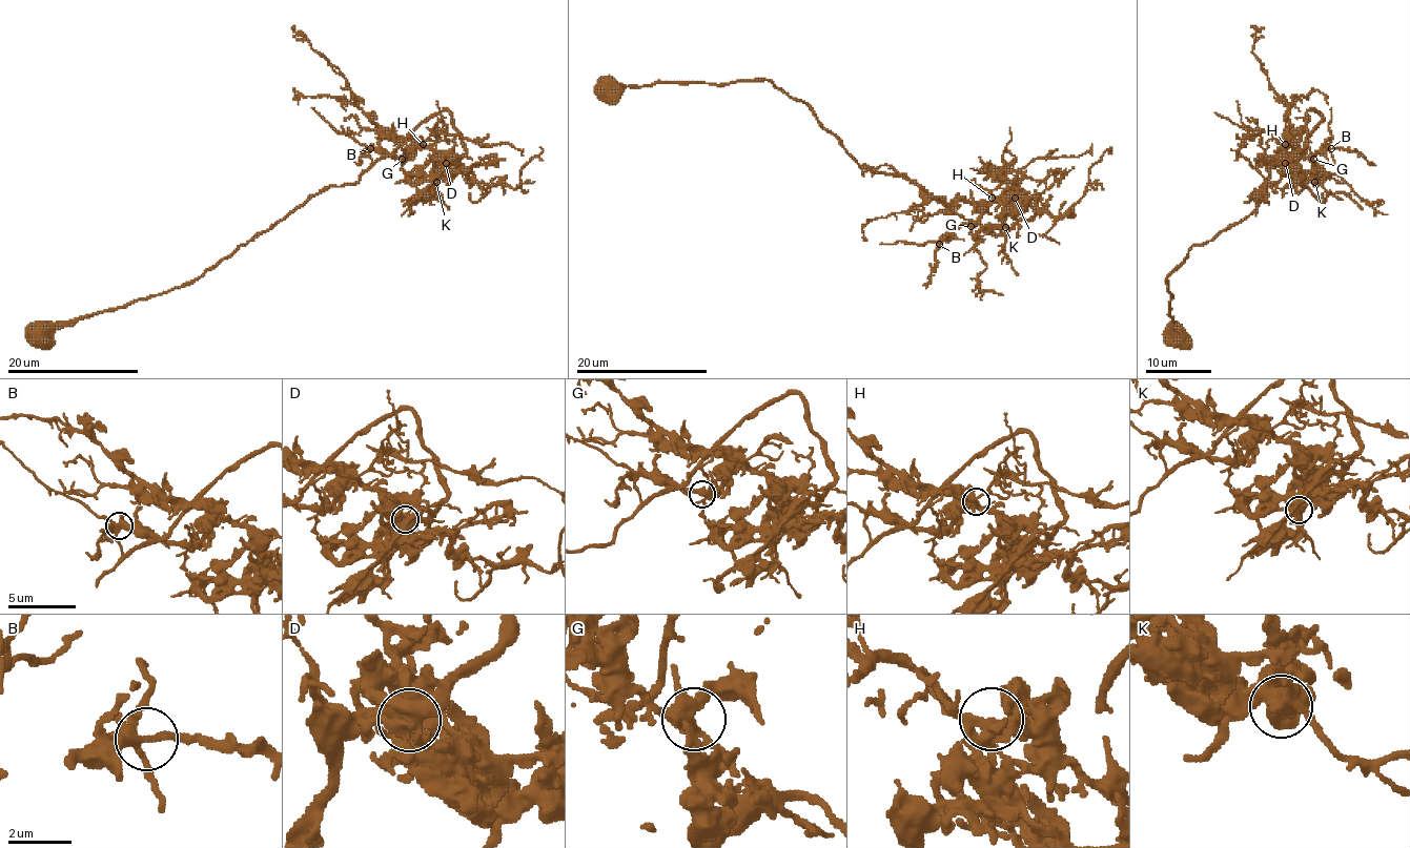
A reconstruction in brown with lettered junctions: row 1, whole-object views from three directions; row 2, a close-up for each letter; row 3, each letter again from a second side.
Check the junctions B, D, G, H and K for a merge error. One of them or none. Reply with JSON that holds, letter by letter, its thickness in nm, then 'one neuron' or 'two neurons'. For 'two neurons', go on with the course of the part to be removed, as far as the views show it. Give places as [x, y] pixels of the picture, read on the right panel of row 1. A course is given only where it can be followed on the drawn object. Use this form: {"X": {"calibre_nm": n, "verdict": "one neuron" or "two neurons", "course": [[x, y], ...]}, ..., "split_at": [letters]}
{"B": {"calibre_nm": 300, "verdict": "one neuron"}, "D": {"calibre_nm": 400, "verdict": "one neuron"}, "G": {"calibre_nm": 360, "verdict": "one neuron"}, "H": {"calibre_nm": 320, "verdict": "one neuron"}, "K": {"calibre_nm": 340, "verdict": "one neuron"}, "split_at": []}

